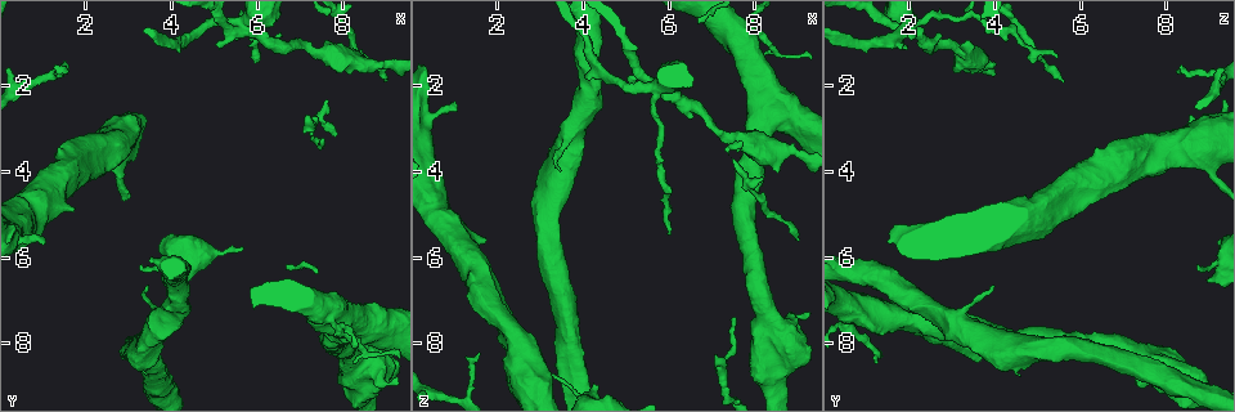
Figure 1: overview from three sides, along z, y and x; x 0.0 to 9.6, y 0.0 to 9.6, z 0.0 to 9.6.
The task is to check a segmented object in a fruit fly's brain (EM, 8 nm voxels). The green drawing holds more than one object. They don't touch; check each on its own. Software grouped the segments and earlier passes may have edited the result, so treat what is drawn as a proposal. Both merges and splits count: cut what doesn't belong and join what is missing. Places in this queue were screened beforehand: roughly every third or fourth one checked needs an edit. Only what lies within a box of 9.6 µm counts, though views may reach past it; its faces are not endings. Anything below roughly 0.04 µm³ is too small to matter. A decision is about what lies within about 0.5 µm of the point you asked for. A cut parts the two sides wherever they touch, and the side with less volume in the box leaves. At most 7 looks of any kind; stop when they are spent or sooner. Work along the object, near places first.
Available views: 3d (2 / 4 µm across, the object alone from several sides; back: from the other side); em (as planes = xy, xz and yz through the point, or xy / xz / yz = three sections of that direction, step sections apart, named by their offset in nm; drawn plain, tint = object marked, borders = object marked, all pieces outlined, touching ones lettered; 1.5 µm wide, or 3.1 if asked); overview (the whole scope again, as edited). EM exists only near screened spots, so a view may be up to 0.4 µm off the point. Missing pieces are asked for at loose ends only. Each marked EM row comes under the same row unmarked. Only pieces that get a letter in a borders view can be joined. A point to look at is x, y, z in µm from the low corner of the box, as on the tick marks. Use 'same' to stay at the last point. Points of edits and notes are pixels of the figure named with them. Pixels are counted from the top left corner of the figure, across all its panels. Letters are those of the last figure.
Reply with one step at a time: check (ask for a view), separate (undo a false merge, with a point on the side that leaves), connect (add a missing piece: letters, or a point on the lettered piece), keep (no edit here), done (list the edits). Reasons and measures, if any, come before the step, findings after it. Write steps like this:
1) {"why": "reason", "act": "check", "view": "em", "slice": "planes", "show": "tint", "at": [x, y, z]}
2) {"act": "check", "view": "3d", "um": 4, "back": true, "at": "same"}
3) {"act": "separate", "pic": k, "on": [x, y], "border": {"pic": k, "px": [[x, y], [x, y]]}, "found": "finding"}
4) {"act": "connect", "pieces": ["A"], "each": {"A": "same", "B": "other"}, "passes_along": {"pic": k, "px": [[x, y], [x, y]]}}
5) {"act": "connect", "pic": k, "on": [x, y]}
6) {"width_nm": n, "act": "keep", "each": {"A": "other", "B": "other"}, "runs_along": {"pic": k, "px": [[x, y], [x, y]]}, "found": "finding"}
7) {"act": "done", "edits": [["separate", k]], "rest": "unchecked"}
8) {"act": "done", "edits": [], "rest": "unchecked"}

{"why": "side arm on a straight run", "act": "check", "view": "em", "slice": "yz", "step": 4, "show": "tint", "at": [7.80, 7.50, 0.60]}

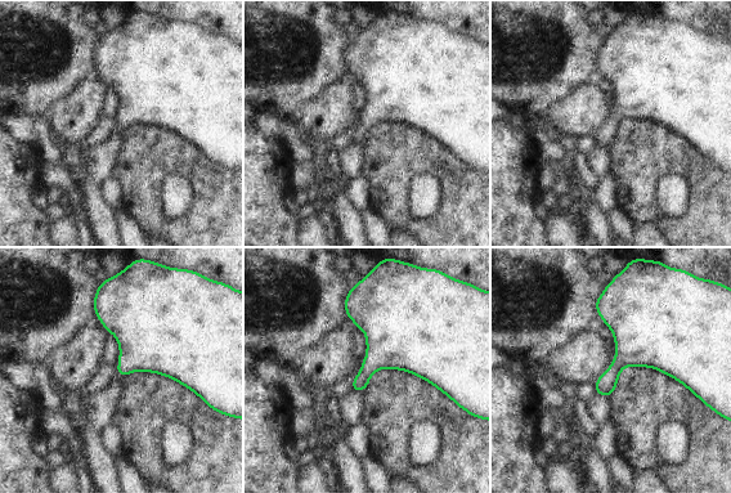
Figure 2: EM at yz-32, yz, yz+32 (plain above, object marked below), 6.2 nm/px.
{"why": "cut it another way", "act": "check", "view": "em", "slice": "xz", "step": 4, "show": "tint", "at": "same"}

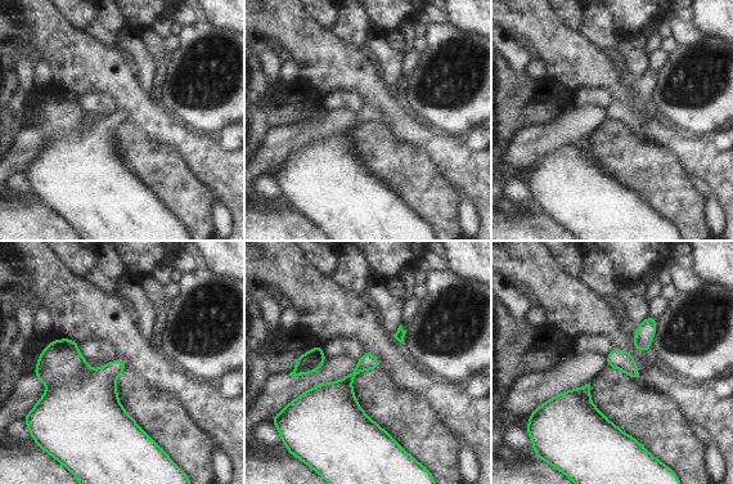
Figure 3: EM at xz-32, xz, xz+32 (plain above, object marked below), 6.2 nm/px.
{"why": "see the neighbours", "act": "check", "view": "em", "slice": "xz", "step": 4, "show": "borders", "at": "same"}

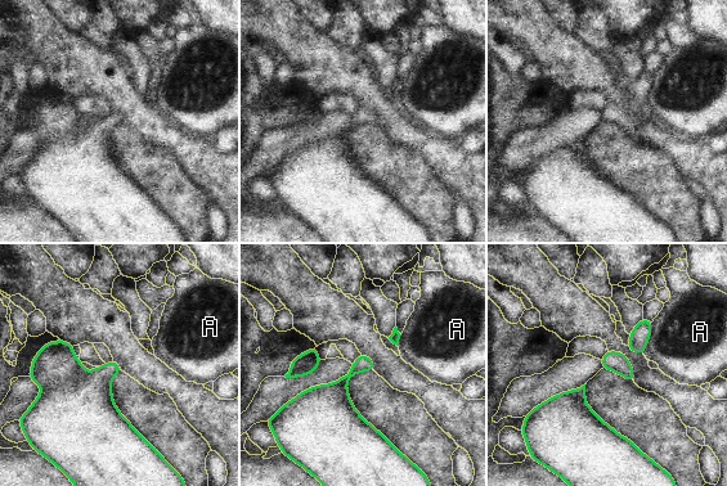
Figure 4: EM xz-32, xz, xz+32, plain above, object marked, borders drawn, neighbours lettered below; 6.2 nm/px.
{"width_nm": 100, "act": "keep", "each": {"A": "other"}, "found": "all the same neuron"}

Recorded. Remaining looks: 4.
{"why": "stops while still wide", "act": "check", "view": "em", "slice": "yz", "step": 8, "show": "tint", "at": [1.75, 4.90, 5.55]}

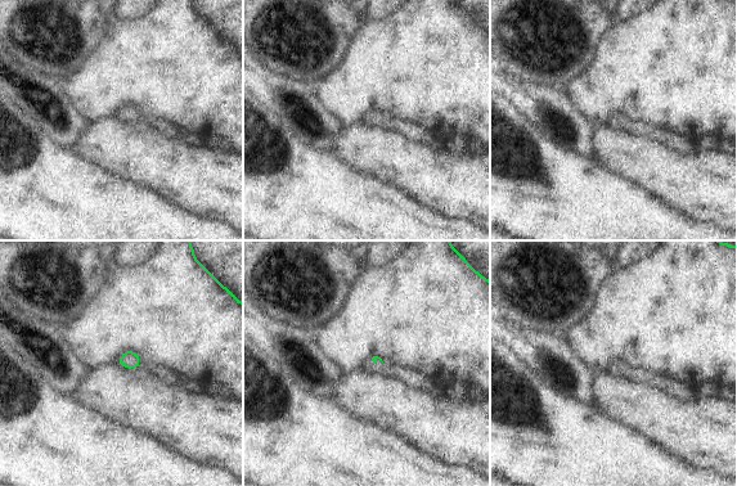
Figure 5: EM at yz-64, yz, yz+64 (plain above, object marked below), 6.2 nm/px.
{"act": "check", "view": "em", "slice": "planes", "show": "borders", "at": "same"}

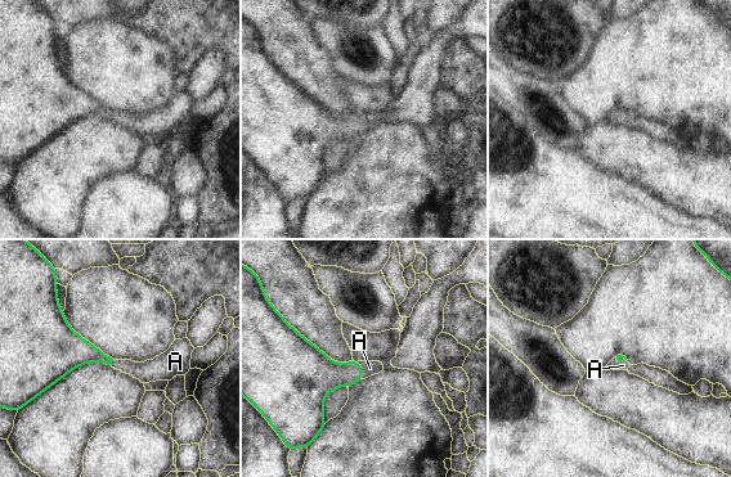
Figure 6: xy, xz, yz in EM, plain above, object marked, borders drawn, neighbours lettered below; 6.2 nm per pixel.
{"act": "connect", "pieces": ["A"], "each": {"A": "same"}, "found": "it goes on there"}

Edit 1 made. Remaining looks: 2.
{"why": "thick end", "act": "check", "view": "em", "slice": "planes", "show": "tint", "at": [4.35, 6.60, 9.00]}

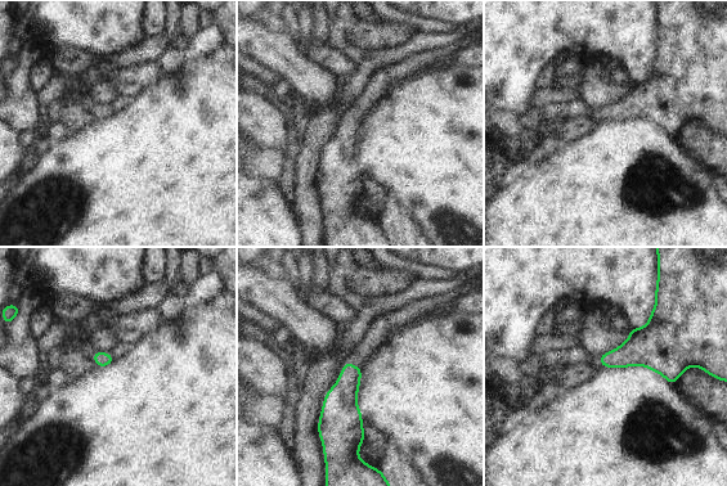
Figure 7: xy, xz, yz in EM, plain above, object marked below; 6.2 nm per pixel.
{"act": "check", "view": "em", "slice": "planes", "show": "borders", "at": "same"}

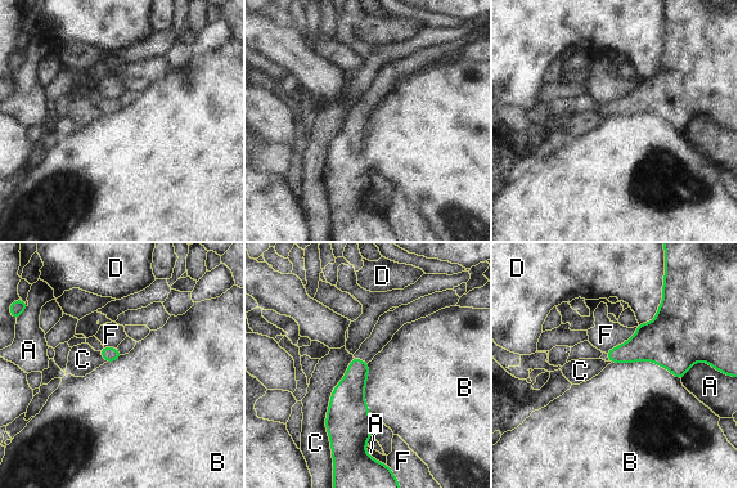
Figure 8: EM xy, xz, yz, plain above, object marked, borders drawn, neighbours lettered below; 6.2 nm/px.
{"act": "keep", "each": {"A": "other", "B": "other", "C": "other", "D": "other", "F": "other"}, "border": {"pic": 8, "px": [[611, 362], [652, 360], [680, 380]]}, "found": "no lettered piece goes on from it"}

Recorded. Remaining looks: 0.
{"act": "done", "edits": [["connect", 6]], "rest": "unchecked"}

